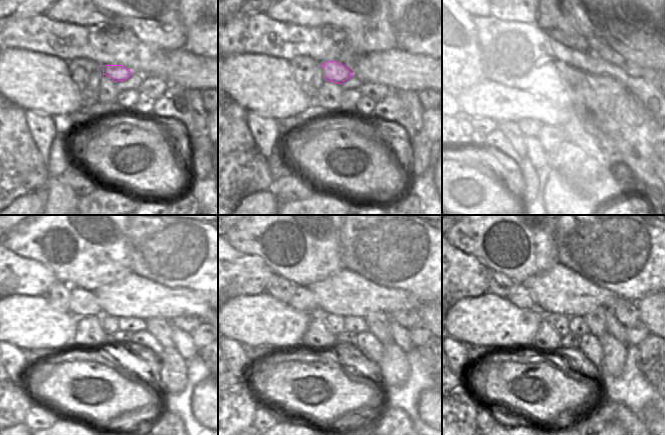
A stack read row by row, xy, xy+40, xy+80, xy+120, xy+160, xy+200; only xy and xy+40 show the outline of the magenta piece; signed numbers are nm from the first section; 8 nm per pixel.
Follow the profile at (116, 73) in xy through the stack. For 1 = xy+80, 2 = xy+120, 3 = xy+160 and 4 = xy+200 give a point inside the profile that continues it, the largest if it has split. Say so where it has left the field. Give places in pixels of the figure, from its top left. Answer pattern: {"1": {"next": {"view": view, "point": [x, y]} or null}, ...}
{"1": {"next": {"view": "xy+80", "point": [550, 75]}}, "2": {"next": {"view": "xy+120", "point": [82, 303]}}, "3": {"next": {"view": "xy+160", "point": [303, 299]}}, "4": {"next": {"view": "xy+200", "point": [519, 296]}}}

